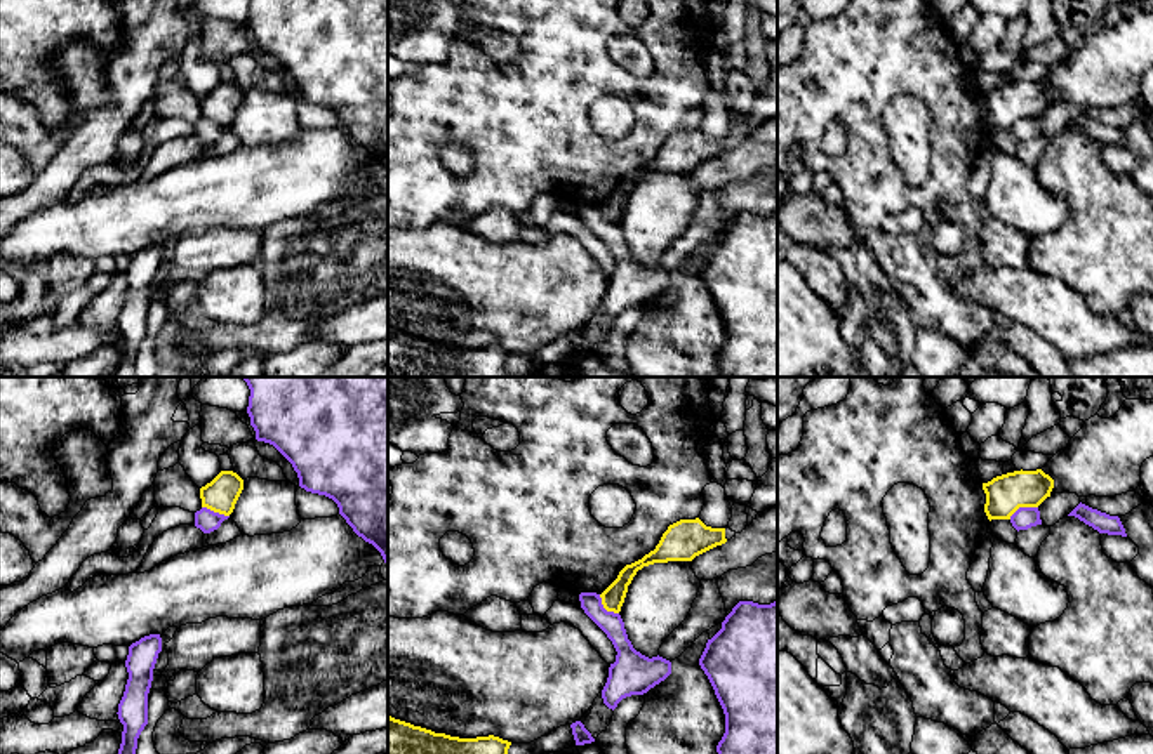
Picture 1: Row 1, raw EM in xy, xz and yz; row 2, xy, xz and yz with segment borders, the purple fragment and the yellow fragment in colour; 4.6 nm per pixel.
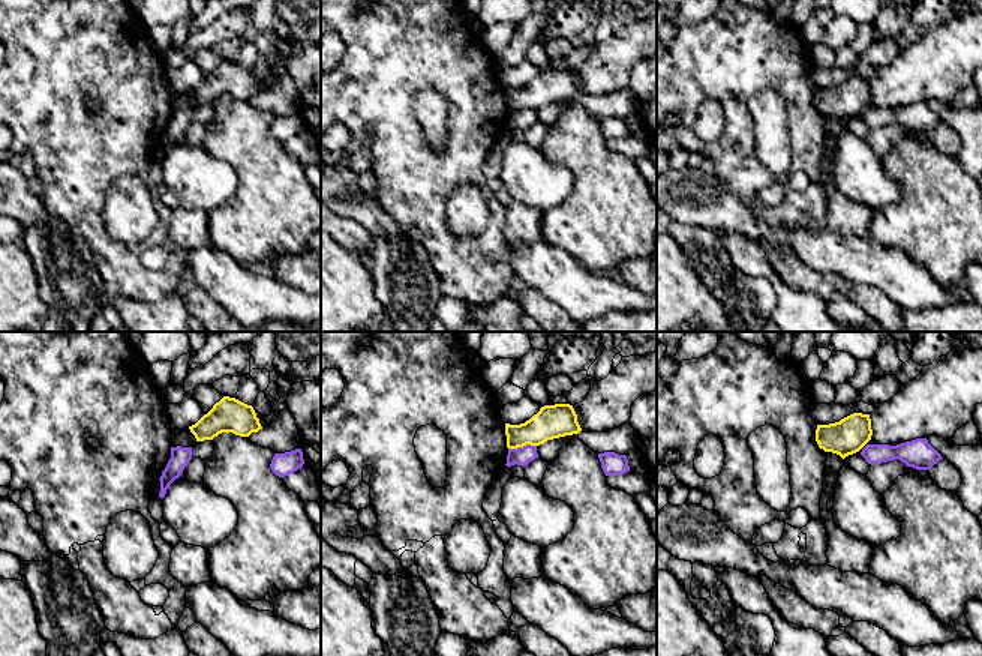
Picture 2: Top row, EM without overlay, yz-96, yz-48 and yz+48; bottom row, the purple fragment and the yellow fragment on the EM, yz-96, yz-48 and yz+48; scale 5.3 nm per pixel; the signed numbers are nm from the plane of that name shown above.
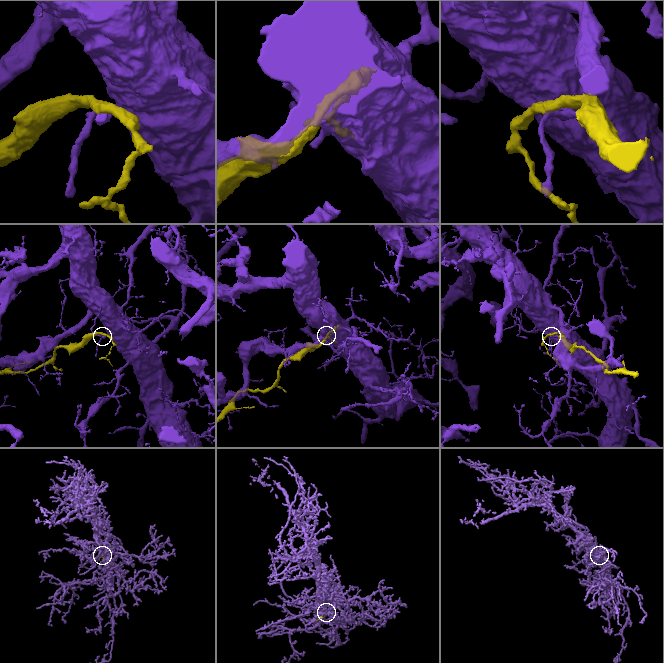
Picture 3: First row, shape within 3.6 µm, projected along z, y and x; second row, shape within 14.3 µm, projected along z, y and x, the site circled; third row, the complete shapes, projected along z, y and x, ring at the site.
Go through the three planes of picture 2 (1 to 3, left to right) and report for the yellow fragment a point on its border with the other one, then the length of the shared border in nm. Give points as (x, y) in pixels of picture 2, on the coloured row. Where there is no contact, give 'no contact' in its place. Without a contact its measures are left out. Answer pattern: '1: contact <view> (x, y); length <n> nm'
1: no contact
2: contact yz-48 (523, 446); length 150 nm
3: no contact

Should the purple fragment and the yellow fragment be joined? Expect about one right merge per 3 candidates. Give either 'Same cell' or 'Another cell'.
Another cell

